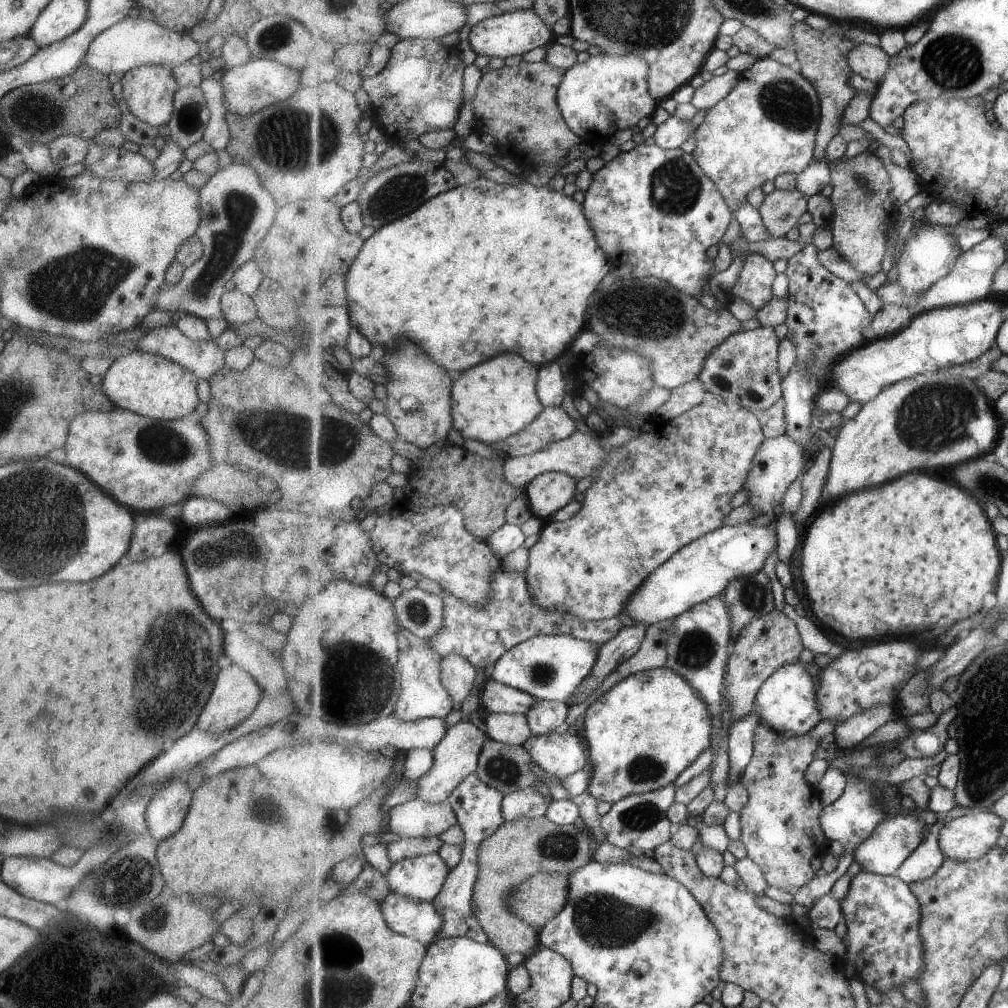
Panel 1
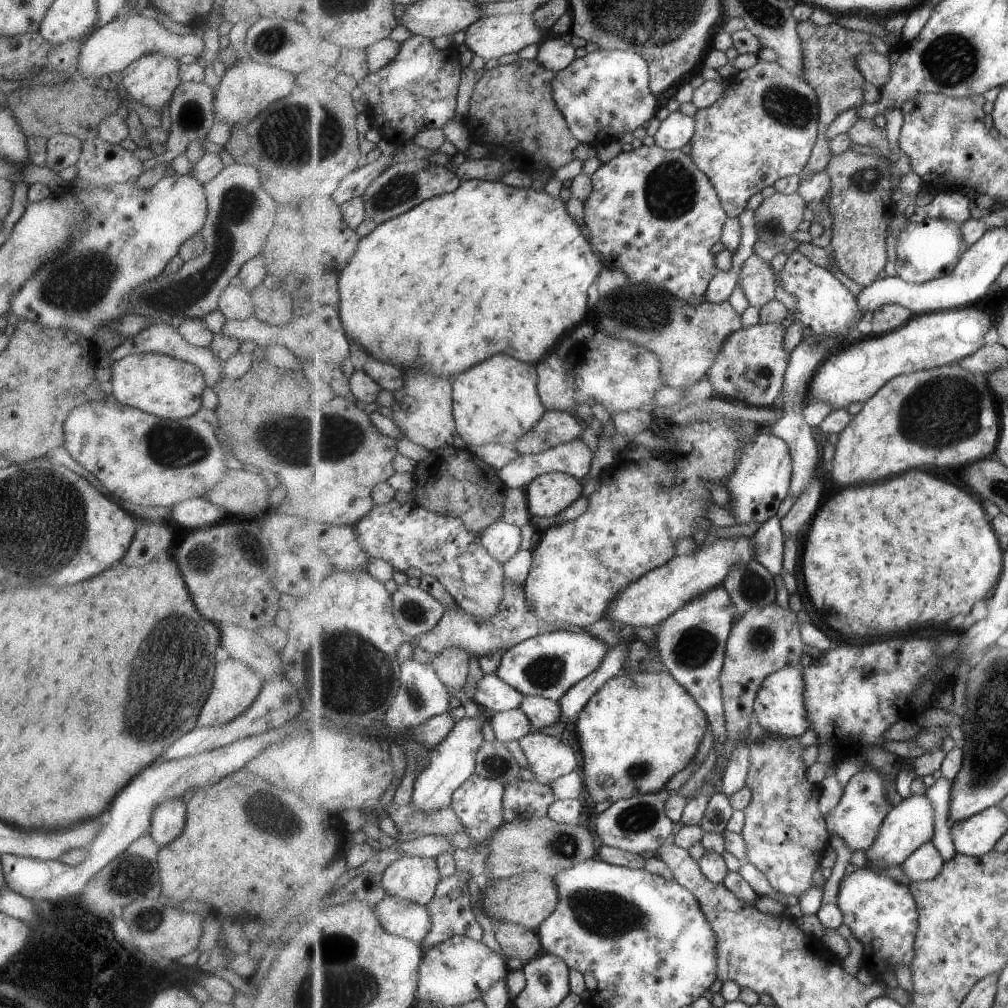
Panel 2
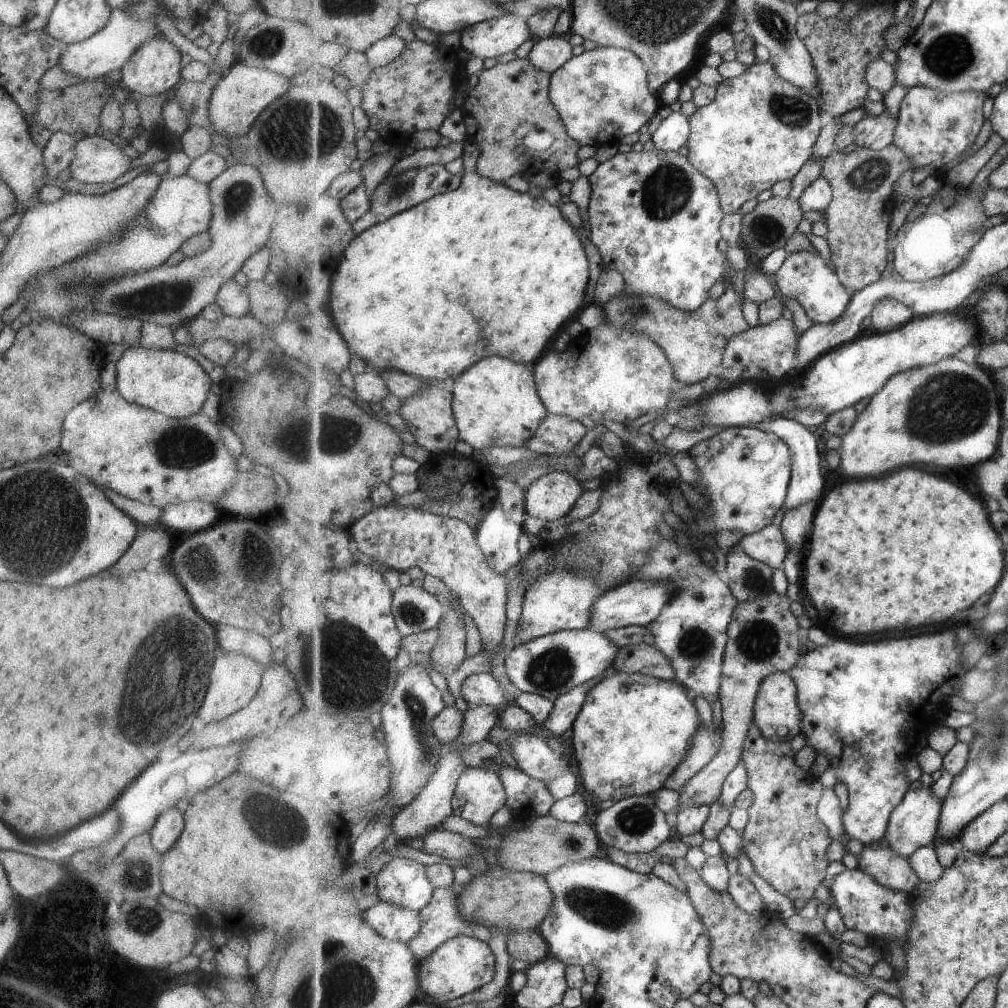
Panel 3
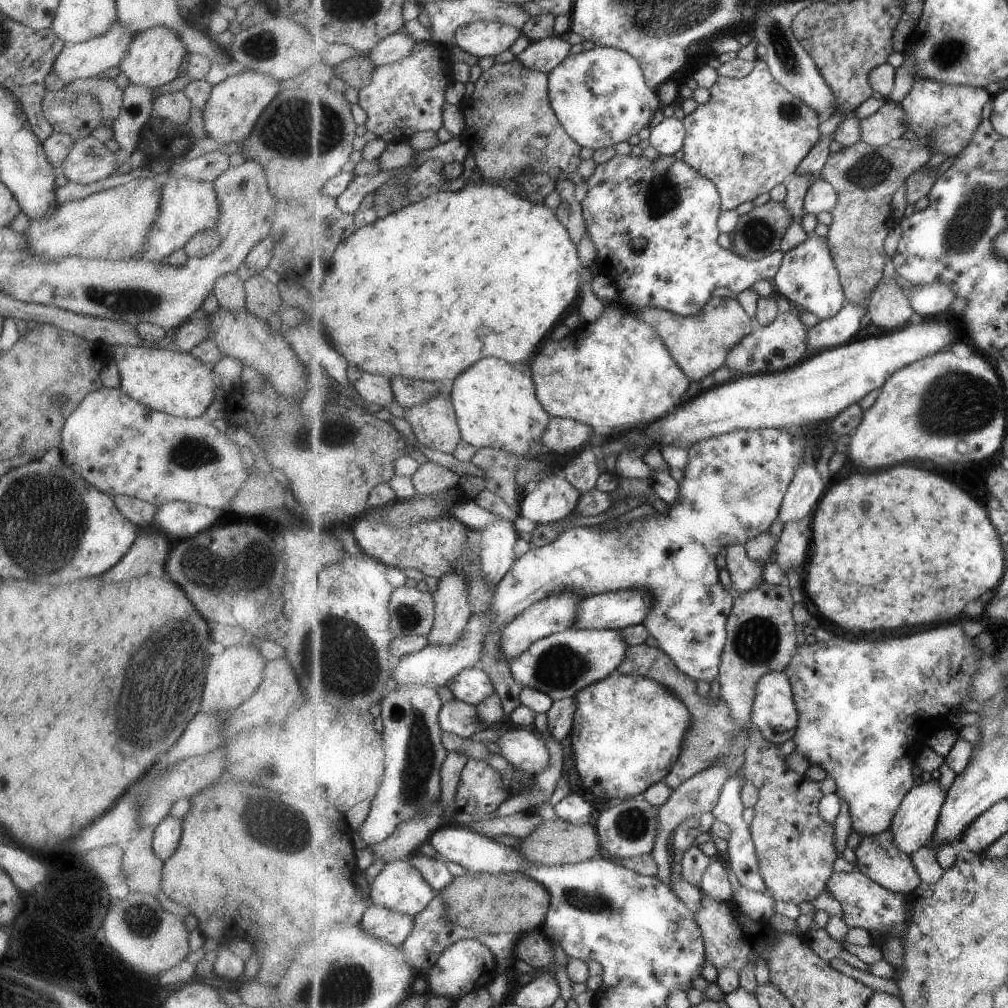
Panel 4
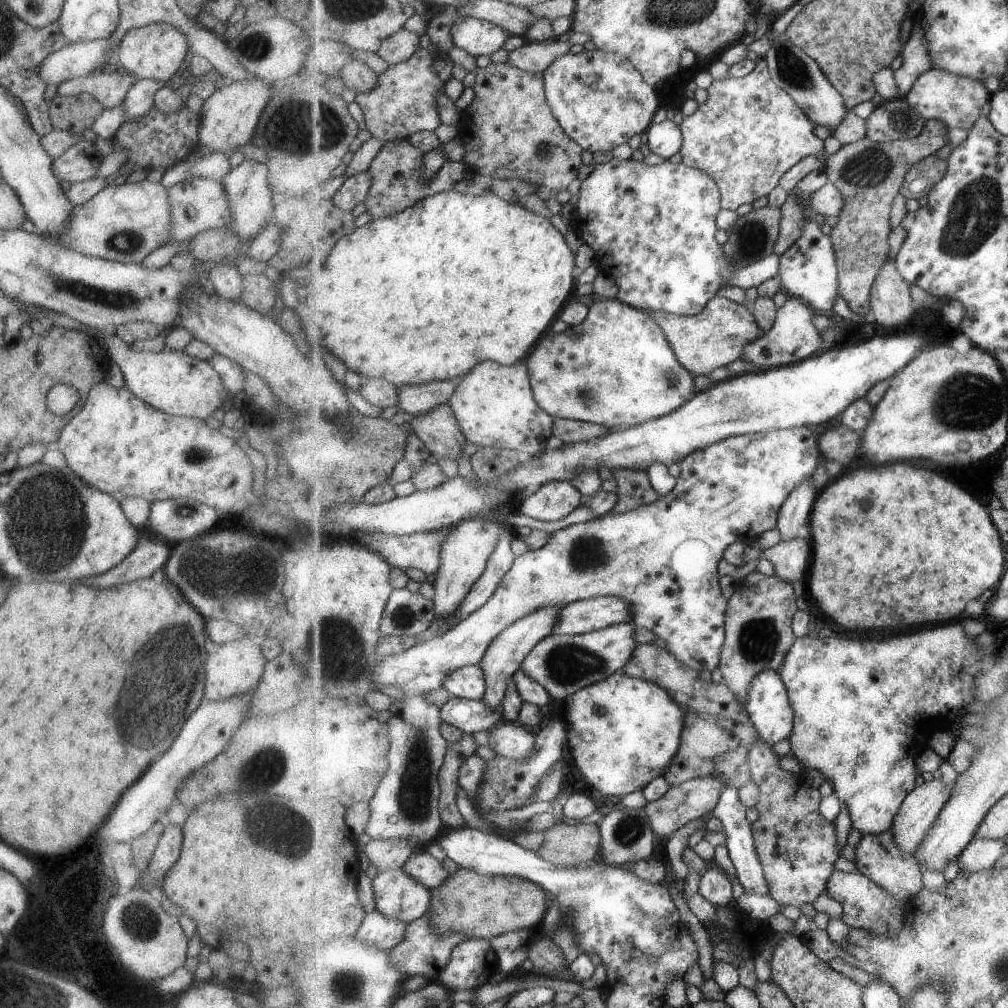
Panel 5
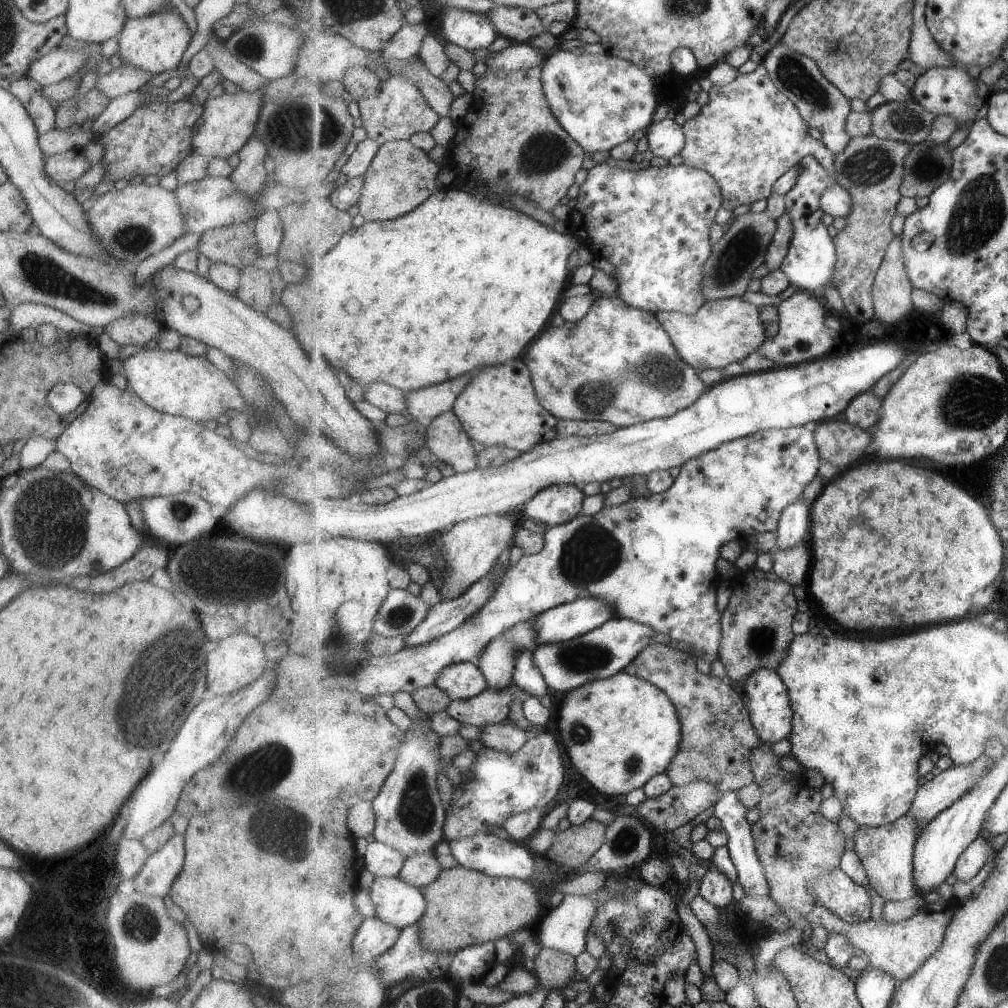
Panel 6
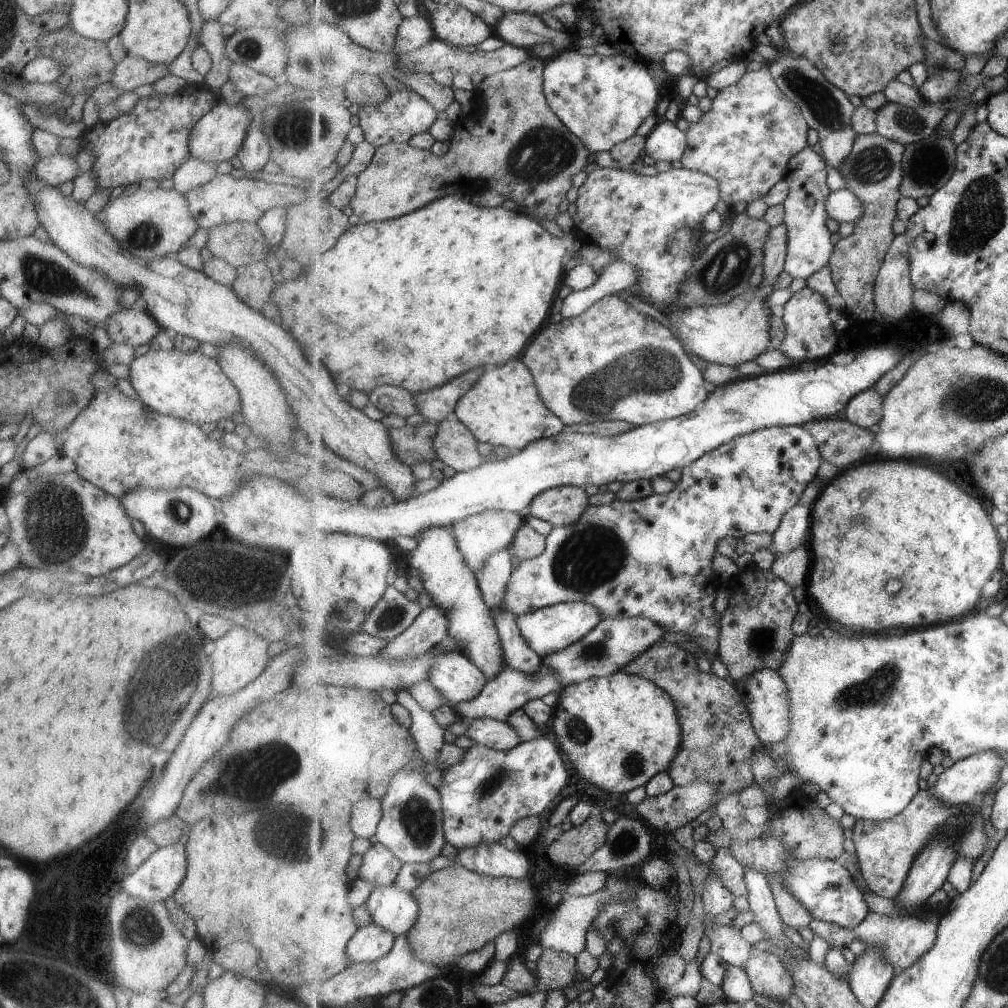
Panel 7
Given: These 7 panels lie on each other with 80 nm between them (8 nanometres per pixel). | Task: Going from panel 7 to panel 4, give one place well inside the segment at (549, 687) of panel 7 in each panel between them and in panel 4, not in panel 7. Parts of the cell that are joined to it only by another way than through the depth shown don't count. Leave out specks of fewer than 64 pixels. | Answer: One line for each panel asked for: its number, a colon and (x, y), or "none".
4: (457, 717)
5: (470, 716)
6: (493, 705)

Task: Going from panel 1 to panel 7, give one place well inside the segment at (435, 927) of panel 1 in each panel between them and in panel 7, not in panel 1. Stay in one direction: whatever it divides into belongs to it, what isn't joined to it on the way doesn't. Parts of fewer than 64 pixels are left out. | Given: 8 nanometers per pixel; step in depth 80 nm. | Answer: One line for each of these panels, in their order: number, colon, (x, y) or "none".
2: (406, 919)
3: (394, 922)
4: (388, 925)
5: (377, 928)
6: (375, 936)
7: (372, 942)

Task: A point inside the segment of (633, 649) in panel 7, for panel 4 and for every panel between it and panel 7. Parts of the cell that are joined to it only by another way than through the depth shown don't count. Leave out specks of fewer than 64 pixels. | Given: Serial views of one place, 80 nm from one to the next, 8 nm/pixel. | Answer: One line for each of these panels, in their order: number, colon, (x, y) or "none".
4: (561, 665)
5: (563, 664)
6: (604, 651)

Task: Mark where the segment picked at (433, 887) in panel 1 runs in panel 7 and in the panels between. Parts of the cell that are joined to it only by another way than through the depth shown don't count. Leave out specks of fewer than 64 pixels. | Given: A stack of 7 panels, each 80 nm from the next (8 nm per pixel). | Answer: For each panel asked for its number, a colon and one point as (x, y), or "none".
2: (415, 879)
3: (404, 882)
4: (401, 887)
5: (397, 894)
6: (401, 904)
7: (397, 910)

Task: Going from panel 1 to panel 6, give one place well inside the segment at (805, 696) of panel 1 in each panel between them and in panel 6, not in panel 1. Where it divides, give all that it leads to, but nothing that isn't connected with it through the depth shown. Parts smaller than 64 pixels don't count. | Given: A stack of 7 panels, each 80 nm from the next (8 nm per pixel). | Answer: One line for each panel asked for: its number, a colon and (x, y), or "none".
2: (780, 707)
3: (777, 713)
4: (775, 712)
5: (769, 704)
6: (765, 693)

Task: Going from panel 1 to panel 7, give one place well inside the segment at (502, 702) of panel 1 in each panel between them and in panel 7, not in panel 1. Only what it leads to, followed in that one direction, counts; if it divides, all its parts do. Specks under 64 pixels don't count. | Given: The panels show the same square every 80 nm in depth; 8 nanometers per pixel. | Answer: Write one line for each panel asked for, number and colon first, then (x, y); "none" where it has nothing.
2: (493, 692)
3: (483, 688)
4: (473, 684)
5: (469, 682)
6: (463, 680)
7: (455, 674)

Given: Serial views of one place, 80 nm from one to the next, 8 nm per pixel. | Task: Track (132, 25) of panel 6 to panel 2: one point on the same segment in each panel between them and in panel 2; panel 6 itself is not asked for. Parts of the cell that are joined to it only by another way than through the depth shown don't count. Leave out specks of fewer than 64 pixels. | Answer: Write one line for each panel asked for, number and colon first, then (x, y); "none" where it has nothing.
2: (150, 79)
3: (153, 67)
4: (152, 57)
5: (155, 51)

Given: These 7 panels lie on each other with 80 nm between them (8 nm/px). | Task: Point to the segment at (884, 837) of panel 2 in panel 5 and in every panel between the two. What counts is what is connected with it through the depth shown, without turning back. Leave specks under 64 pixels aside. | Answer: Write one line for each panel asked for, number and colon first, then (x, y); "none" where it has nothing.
3: (914, 824)
4: (915, 824)
5: (920, 810)

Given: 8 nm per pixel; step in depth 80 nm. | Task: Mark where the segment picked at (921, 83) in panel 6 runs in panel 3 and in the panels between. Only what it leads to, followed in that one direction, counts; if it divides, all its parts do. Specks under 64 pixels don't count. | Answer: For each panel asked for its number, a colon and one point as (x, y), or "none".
3: (934, 127)
4: (946, 116)
5: (938, 94)

